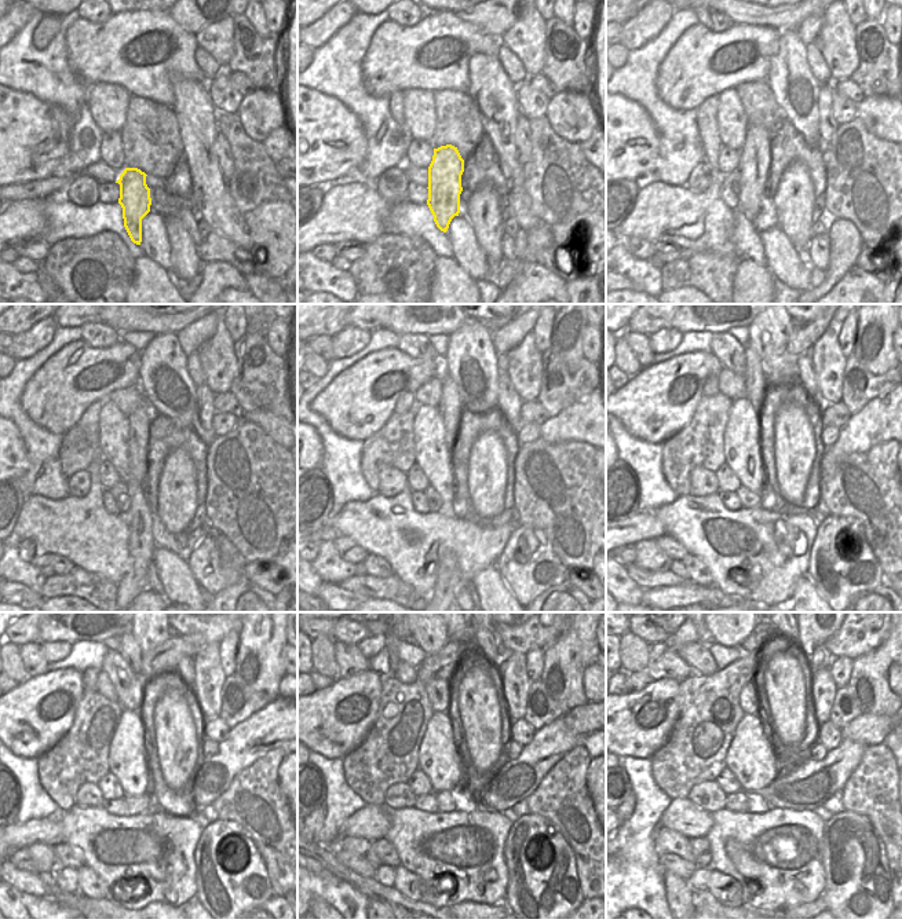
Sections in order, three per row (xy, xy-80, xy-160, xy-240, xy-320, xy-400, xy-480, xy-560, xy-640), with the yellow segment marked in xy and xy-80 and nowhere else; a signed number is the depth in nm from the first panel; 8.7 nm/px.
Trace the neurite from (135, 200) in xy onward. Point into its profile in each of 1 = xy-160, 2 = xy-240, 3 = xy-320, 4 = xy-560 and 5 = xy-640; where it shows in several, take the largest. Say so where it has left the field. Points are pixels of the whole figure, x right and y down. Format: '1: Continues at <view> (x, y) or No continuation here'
1: Continues at xy-160 (755, 154)
2: Continues at xy-240 (139, 420)
3: Continues at xy-320 (449, 406)
4: Continues at xy-560 (431, 640)
5: Continues at xy-640 (727, 640)

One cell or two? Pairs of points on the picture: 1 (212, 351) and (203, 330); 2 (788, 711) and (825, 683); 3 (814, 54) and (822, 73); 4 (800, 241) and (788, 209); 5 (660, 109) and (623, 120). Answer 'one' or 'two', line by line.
1: two
2: two
3: one
4: one
5: two

